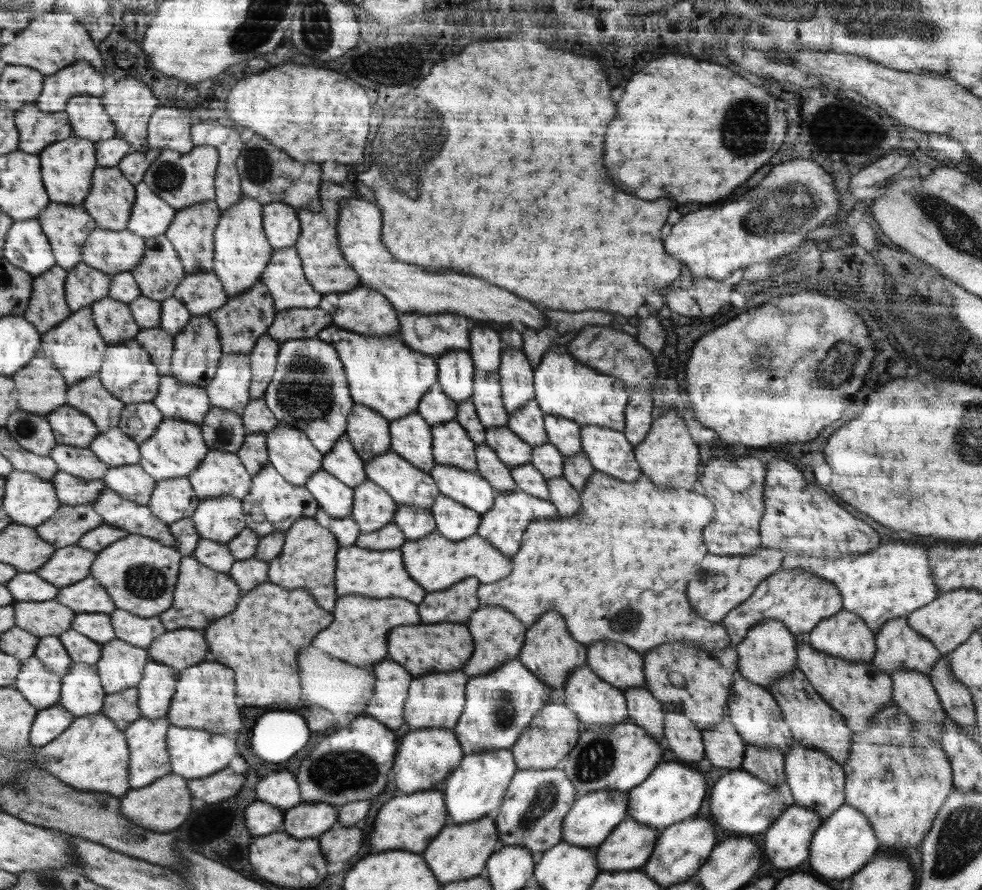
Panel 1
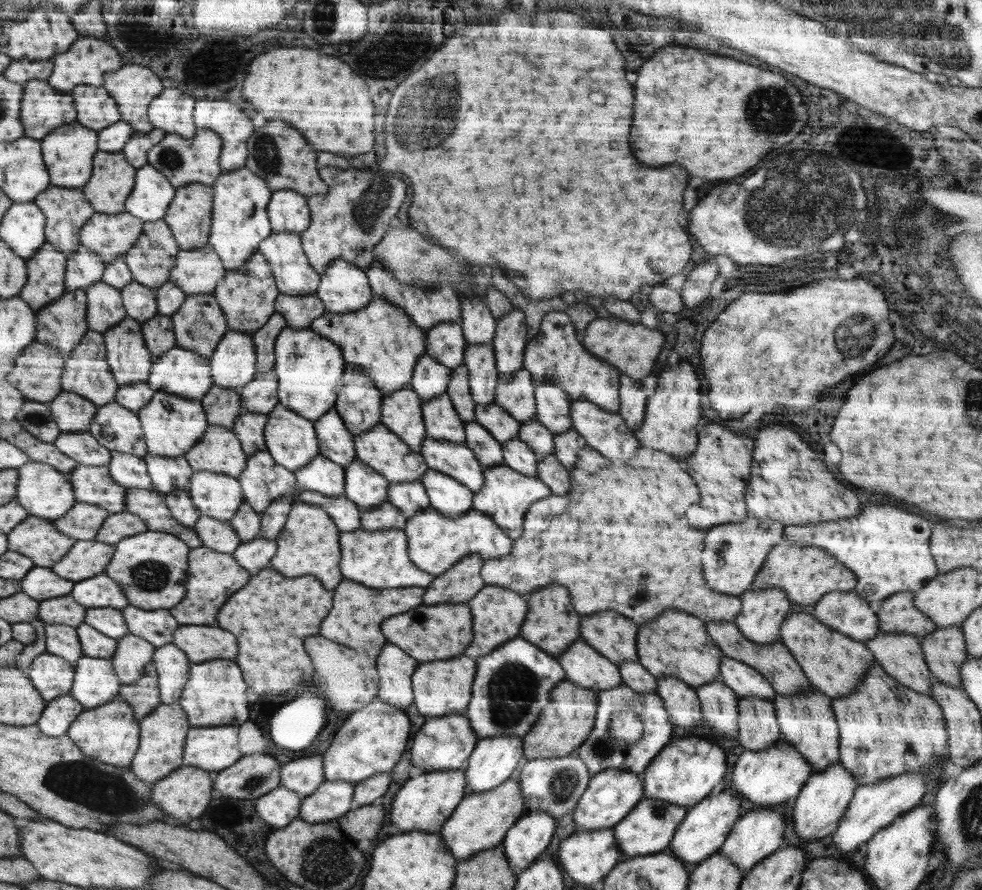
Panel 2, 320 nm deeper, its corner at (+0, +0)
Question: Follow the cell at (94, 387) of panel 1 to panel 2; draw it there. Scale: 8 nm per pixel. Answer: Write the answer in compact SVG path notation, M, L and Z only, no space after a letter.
M88 330L83 340L79 343L78 350L70 353L68 370L64 370L64 391L70 390L76 394L84 394L84 398L92 398L97 407L111 404L115 400L119 383L115 381L111 367L107 362L106 343L103 334L94 330Z

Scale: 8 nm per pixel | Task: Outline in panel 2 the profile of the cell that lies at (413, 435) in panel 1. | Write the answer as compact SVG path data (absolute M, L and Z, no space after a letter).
M406 386L384 398L383 421L393 433L399 435L412 450L421 452L426 440L427 426L422 422L423 410L420 410L420 395Z

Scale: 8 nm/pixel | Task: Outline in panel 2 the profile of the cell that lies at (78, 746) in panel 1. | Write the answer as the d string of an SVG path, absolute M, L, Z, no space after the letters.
M118 696L107 705L80 713L67 730L67 736L85 755L112 766L128 768L139 750L140 731L139 720L135 718L132 707Z

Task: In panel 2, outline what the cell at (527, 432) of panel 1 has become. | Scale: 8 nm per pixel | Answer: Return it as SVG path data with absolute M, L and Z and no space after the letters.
M526 369L519 370L508 382L495 388L495 402L508 411L519 423L534 419L538 408L534 408L533 376Z

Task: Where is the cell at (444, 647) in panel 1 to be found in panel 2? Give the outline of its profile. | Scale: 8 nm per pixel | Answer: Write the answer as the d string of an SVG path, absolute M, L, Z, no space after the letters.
M436 604L436 606L416 606L408 614L388 618L384 622L384 636L396 646L404 646L408 654L416 654L422 663L426 661L443 661L464 652L464 644L473 639L472 614L468 604Z

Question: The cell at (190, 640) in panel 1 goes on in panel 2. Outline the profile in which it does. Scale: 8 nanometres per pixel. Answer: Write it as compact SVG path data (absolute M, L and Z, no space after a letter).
M179 625L172 643L196 664L222 658L234 660L238 654L236 638L228 630L214 626Z

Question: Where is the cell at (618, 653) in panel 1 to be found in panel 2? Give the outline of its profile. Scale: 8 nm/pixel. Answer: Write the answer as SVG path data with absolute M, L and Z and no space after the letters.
M615 610L587 614L582 621L582 639L613 663L637 662L637 624Z

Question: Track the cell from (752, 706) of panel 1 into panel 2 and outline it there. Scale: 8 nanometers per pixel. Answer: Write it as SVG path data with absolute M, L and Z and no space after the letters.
M724 656L720 663L720 680L734 691L738 699L762 698L774 702L774 688L754 668L745 662Z

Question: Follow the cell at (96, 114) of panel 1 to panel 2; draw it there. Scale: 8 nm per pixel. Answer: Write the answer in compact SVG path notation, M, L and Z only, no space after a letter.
M78 85L70 91L78 110L78 121L95 131L122 120L119 105L103 86Z

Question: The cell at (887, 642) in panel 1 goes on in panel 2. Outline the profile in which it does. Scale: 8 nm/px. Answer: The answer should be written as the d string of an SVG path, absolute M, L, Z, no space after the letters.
M910 591L892 594L875 609L882 633L908 633L920 640L937 627L930 617L915 607L914 594Z

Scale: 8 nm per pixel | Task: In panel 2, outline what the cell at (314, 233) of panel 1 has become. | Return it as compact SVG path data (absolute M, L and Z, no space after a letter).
M323 166L320 168L320 178L330 188L327 194L312 195L312 214L316 214L316 222L312 222L312 230L304 230L300 234L303 249L306 251L308 262L322 276L328 265L342 259L354 266L368 268L374 260L372 248L379 244L390 228L390 220L398 214L398 208L402 206L406 198L406 184L398 178L378 176L364 170L340 170L335 166Z

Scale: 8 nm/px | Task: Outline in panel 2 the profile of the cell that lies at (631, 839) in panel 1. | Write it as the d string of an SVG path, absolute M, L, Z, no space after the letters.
M642 798L624 820L614 826L615 840L618 848L626 858L652 854L668 848L672 837L682 820L686 817L687 807L672 804L662 799Z

